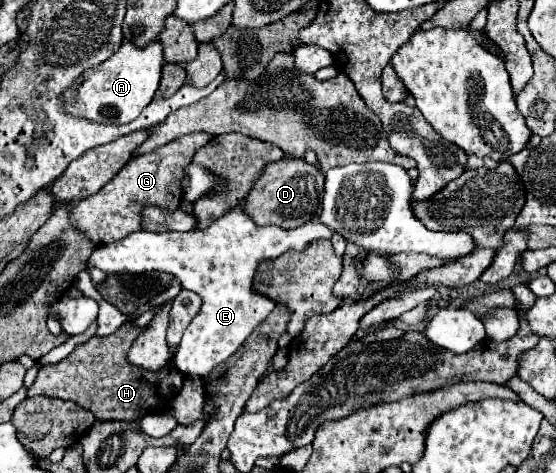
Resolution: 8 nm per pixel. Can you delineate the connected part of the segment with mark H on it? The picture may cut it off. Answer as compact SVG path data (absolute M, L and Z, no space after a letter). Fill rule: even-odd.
M127 320L111 336L93 336L89 342L79 344L59 364L41 368L33 386L27 390L27 396L43 394L51 398L75 400L77 404L93 412L97 420L137 420L145 414L167 414L185 380L185 376L173 366L173 354L177 352L177 348L169 348L171 360L159 372L149 372L147 368L129 364L127 352L133 340L143 330L145 328L135 326L133 320Z

